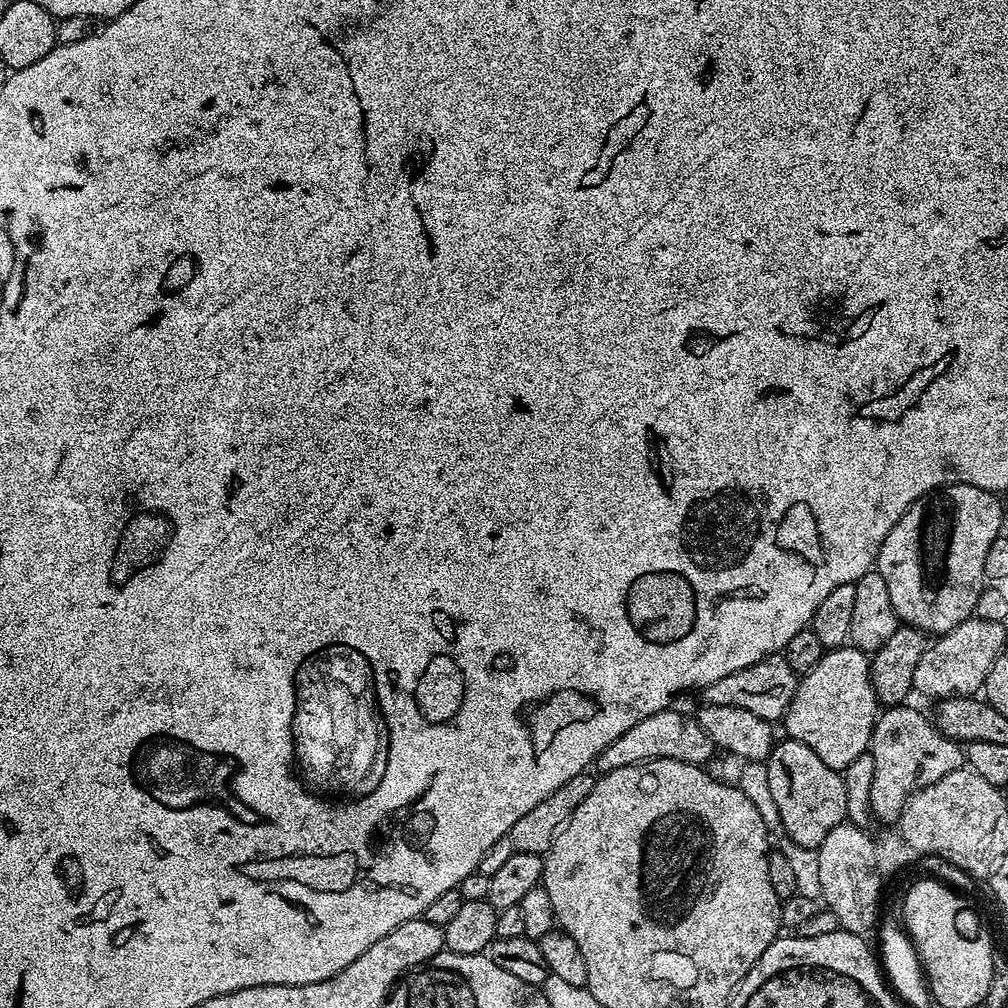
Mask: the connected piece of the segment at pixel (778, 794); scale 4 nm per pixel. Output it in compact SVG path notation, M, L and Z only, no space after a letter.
M791 738L773 743L766 761L770 778L770 794L778 806L780 828L791 843L803 848L818 849L830 830L845 823L846 786L841 773L836 772L810 746Z

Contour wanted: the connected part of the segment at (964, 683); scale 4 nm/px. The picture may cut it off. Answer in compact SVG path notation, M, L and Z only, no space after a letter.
M969 618L963 620L954 630L943 633L939 638L927 645L918 662L918 670L914 670L913 689L924 696L972 696L984 687L986 674L990 674L990 666L1005 651L1001 622Z

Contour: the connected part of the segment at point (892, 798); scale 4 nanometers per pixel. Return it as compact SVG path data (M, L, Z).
M888 706L877 715L876 725L872 727L872 742L870 751L874 758L874 782L870 782L870 806L872 815L884 824L895 825L899 821L902 810L907 806L912 795L934 782L938 778L946 778L954 770L965 767L966 752L957 741L949 736L943 736L936 729L935 723L928 720L916 708L909 706Z

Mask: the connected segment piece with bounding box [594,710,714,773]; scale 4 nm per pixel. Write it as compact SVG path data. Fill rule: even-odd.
M665 710L658 714L650 714L650 718L642 718L638 726L630 726L622 738L614 738L606 750L596 757L594 764L601 773L618 770L622 766L642 764L646 760L677 760L687 764L707 765L707 760L714 753L712 739L702 730L699 719L683 716L680 712Z

